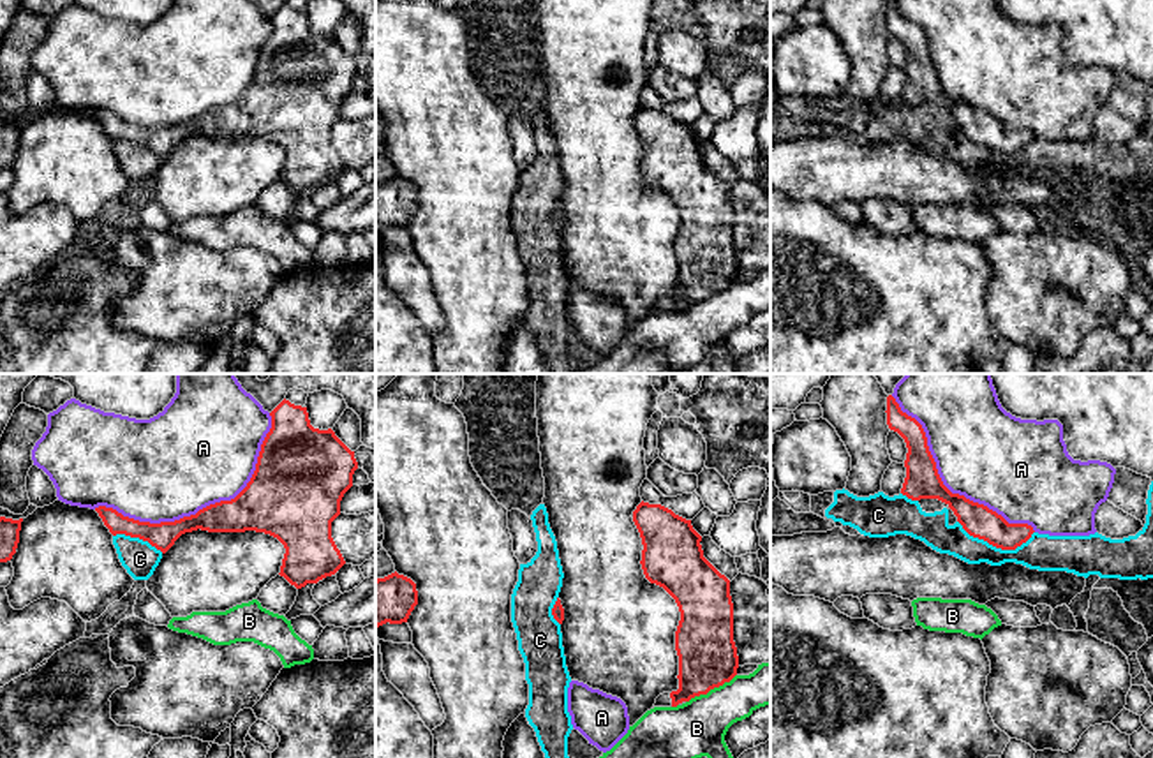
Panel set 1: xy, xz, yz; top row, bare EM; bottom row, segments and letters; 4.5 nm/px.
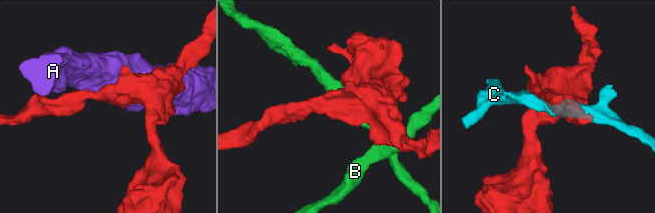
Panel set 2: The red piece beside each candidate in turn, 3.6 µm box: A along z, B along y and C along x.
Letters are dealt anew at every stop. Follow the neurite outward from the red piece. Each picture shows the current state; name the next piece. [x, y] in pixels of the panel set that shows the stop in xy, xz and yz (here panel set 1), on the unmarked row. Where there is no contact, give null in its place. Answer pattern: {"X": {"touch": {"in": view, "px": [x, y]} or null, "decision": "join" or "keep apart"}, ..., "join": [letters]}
{"A": {"touch": {"in": "xy", "px": [207, 111]}, "decision": "keep apart"}, "B": {"touch": {"in": "xz", "px": [711, 293]}, "decision": "keep apart"}, "C": {"touch": {"in": "yz", "px": [995, 150]}, "decision": "keep apart"}, "join": []}

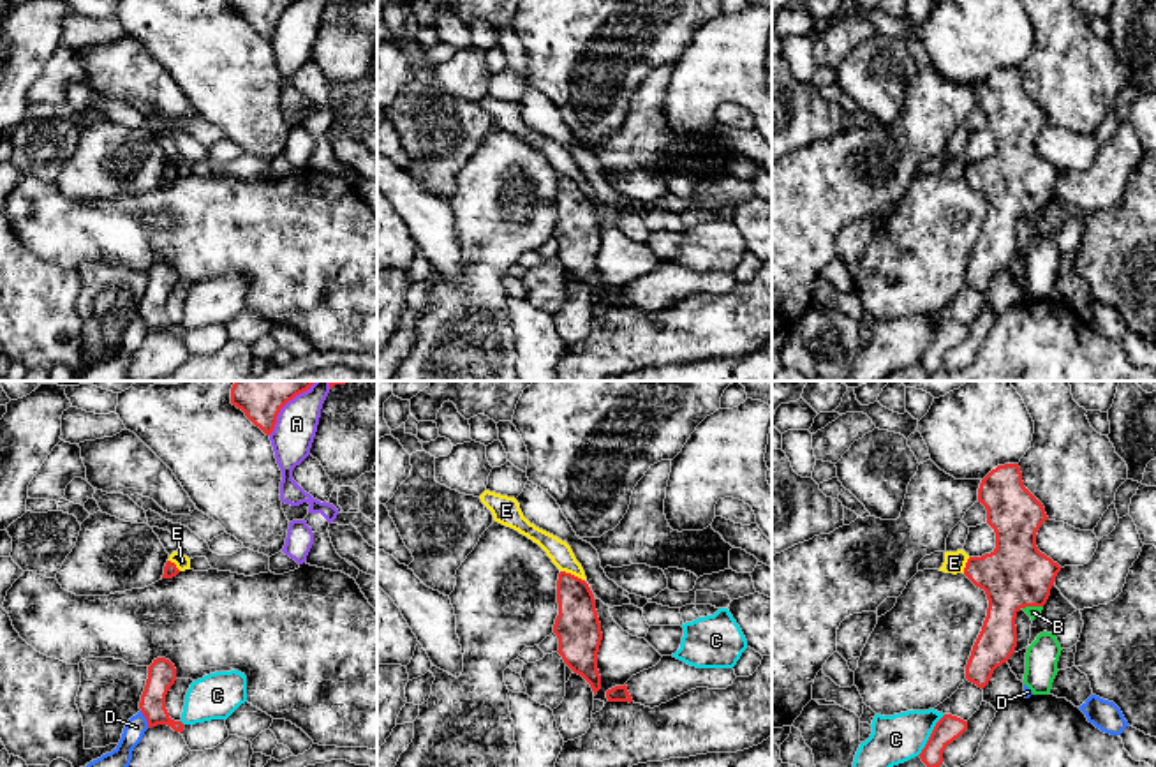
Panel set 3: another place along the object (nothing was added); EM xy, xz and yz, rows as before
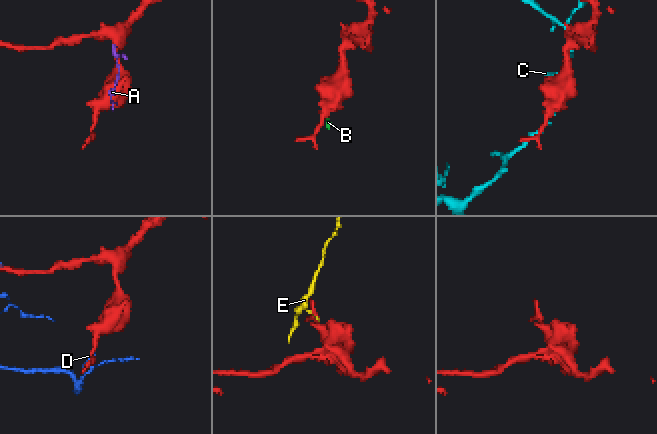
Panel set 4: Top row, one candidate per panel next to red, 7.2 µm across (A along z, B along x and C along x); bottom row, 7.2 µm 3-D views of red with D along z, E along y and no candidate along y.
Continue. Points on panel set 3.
{"A": {"touch": {"in": "xy", "px": [277, 20]}, "decision": "keep apart"}, "B": {"touch": {"in": "yz", "px": [1031, 210]}, "decision": "join"}, "C": {"touch": {"in": "yz", "px": [931, 341]}, "decision": "keep apart"}, "D": {"touch": {"in": "xy", "px": [147, 325]}, "decision": "keep apart"}, "E": {"touch": {"in": "xz", "px": [573, 180]}, "decision": "keep apart"}, "join": ["B"]}

